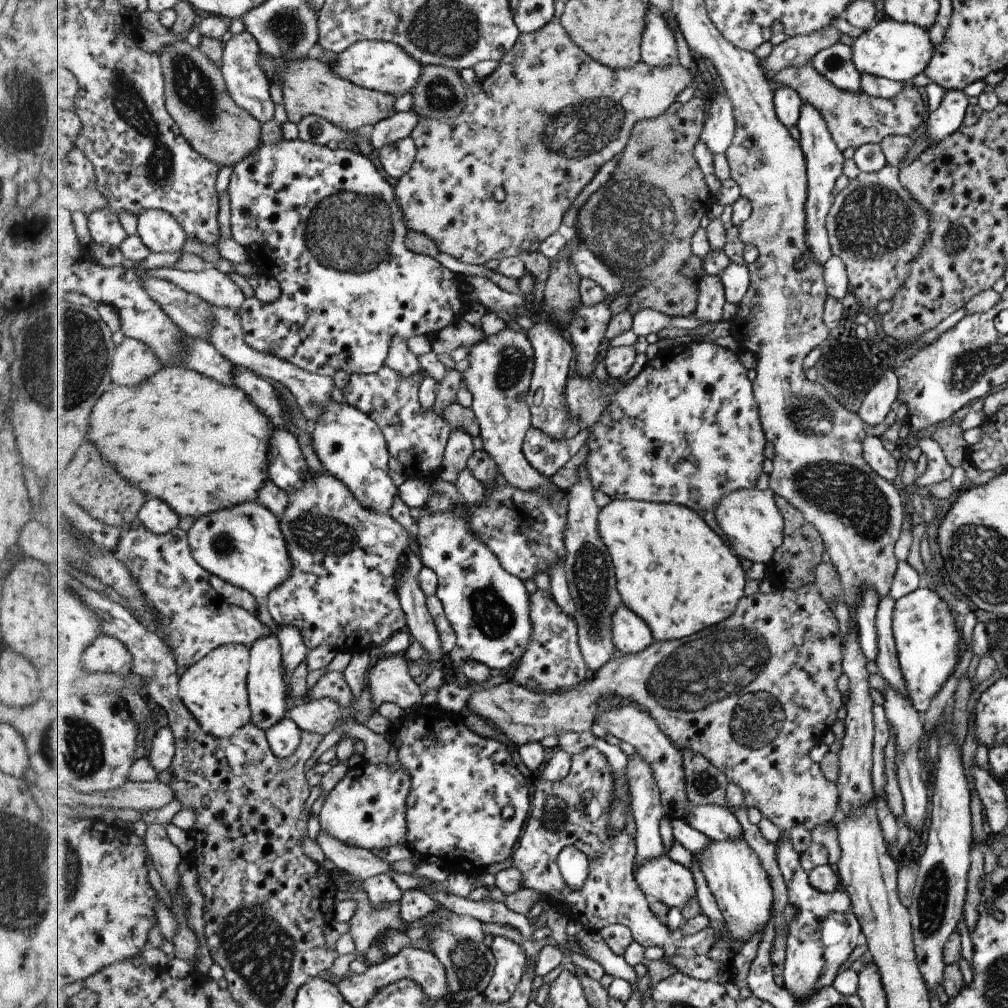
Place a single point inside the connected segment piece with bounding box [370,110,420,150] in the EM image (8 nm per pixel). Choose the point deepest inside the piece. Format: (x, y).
(401, 126)

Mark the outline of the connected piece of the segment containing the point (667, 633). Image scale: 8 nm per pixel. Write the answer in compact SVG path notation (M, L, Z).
M633 499L612 501L603 508L601 534L615 561L624 604L647 621L656 641L688 639L706 628L719 626L736 615L746 597L748 577L740 556L702 514L687 505Z

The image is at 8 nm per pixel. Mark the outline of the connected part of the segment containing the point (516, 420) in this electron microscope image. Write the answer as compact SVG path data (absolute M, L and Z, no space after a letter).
M508 326L474 346L469 360L470 368L464 372L463 381L475 398L472 408L479 419L485 450L513 486L536 492L541 487L551 487L552 479L543 476L525 453L526 440L533 428L529 396L537 368L535 346L528 332L517 332Z

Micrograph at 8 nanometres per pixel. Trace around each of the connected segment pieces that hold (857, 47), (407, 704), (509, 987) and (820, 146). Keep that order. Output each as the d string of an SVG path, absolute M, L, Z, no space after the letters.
M882 20L874 28L854 40L851 54L855 70L862 75L871 75L910 84L912 78L923 73L924 68L934 55L934 46L929 32L909 23L898 23L894 20Z
M405 654L379 661L371 668L370 686L374 694L374 710L392 702L410 713L424 704L421 684L412 676L409 660Z
M496 937L491 943L497 959L497 970L484 996L492 1003L506 1003L519 991L529 957L522 945L510 938Z
M805 102L799 128L802 136L800 142L809 167L808 241L816 256L816 261L824 265L833 256L829 244L829 235L825 228L825 219L832 207L832 192L834 192L836 180L843 174L845 159L843 158L843 152L836 147L824 118L813 105Z

